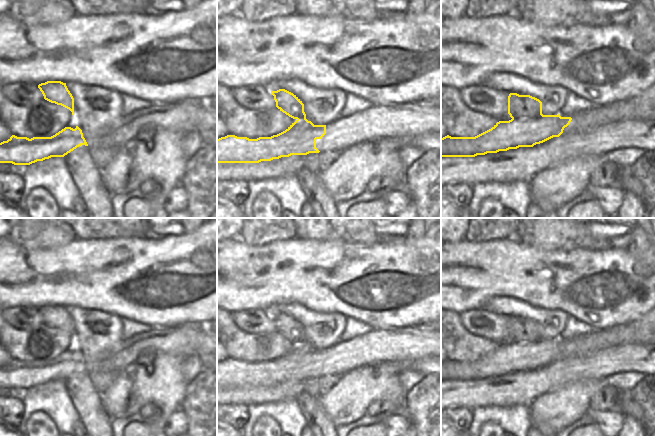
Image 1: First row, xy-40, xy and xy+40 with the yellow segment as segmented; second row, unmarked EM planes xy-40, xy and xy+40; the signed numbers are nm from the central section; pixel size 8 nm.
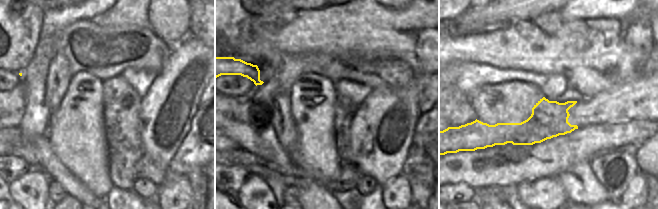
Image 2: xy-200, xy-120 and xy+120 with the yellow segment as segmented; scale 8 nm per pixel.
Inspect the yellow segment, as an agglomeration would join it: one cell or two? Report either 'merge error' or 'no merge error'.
merge error

